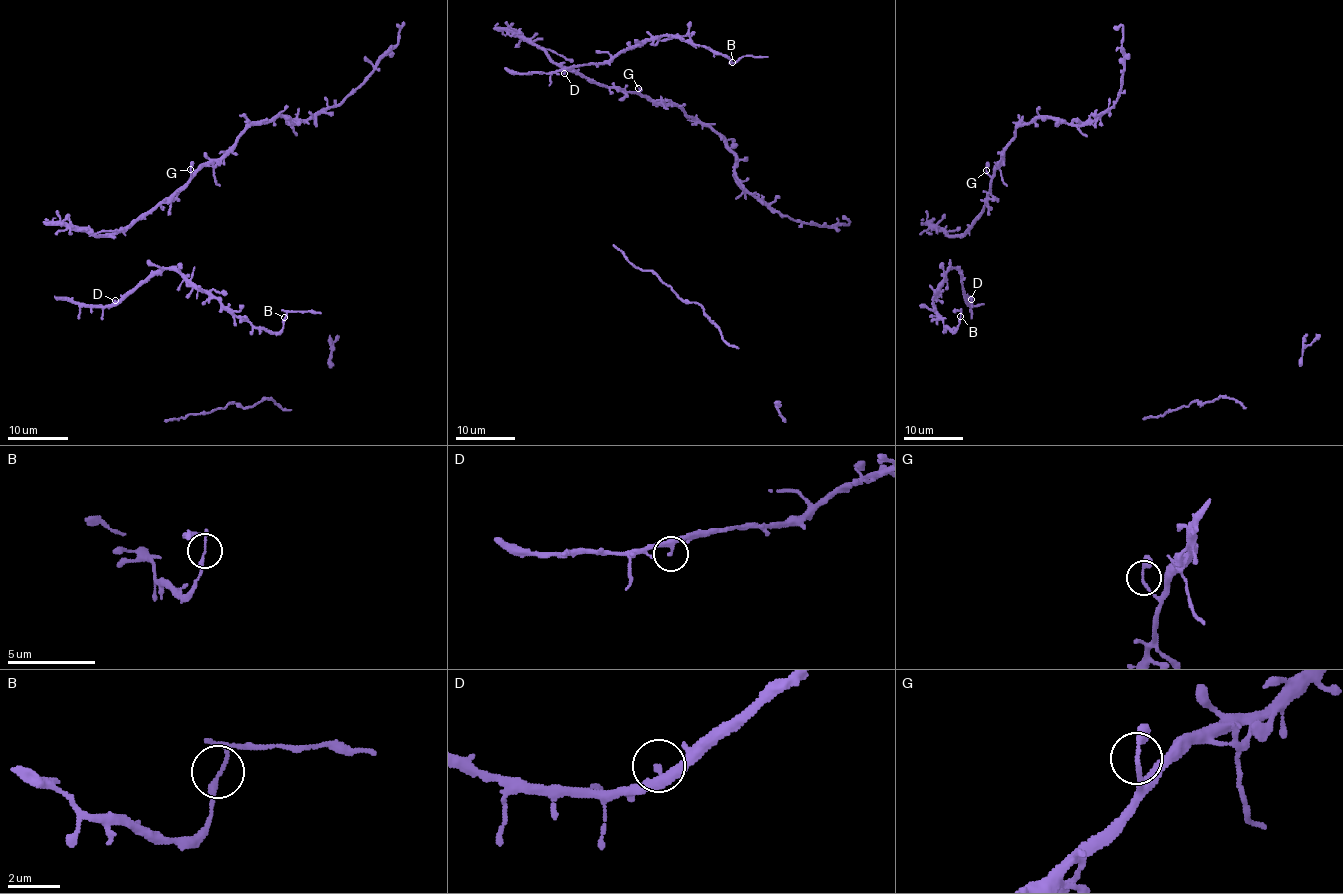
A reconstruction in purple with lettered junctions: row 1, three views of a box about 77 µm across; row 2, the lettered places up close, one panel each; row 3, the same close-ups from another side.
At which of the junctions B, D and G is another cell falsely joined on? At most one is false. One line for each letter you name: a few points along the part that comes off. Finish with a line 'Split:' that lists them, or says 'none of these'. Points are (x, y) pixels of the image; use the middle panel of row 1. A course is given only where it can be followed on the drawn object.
B: (732, 63), (744, 55), (768, 57)
Split: B

